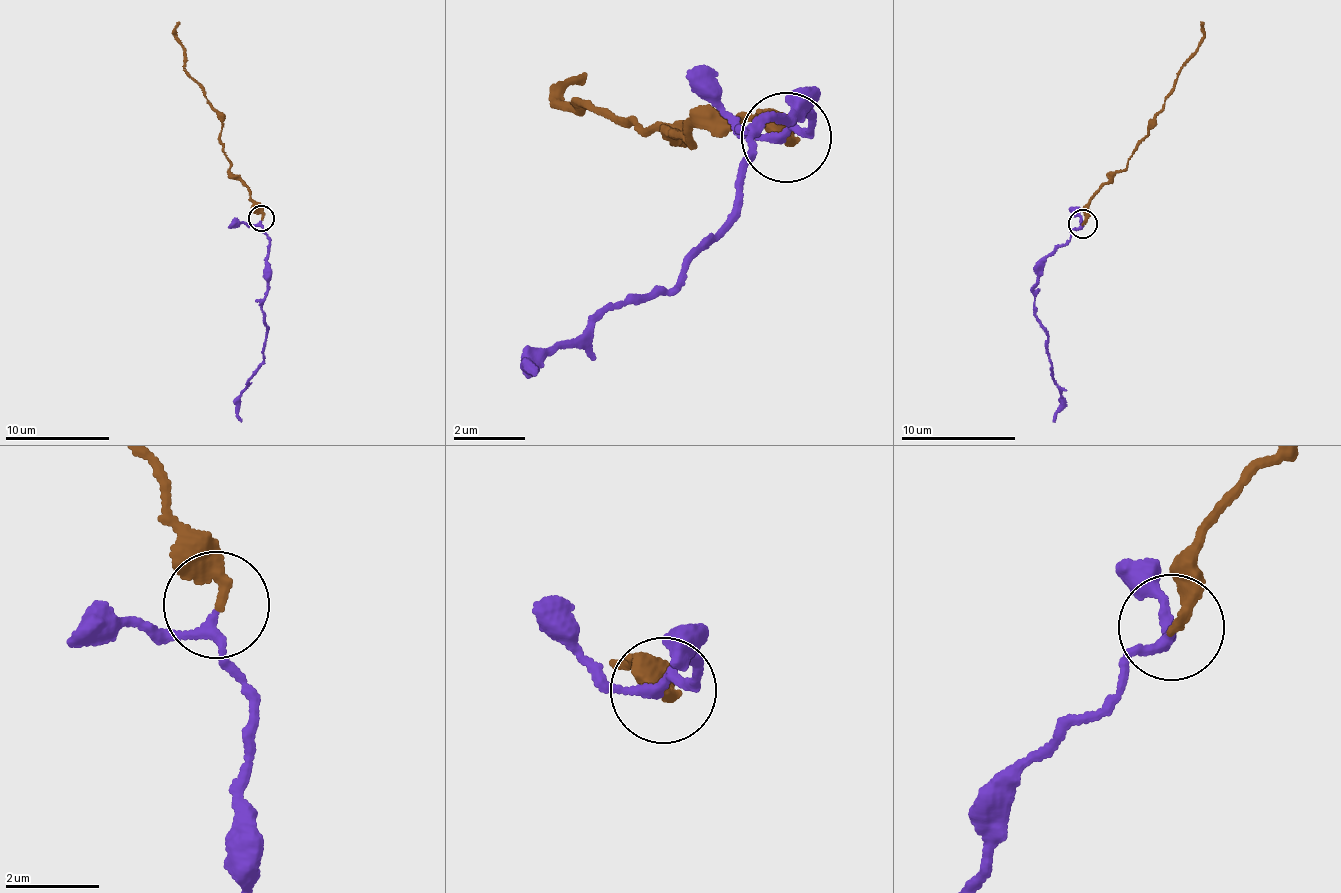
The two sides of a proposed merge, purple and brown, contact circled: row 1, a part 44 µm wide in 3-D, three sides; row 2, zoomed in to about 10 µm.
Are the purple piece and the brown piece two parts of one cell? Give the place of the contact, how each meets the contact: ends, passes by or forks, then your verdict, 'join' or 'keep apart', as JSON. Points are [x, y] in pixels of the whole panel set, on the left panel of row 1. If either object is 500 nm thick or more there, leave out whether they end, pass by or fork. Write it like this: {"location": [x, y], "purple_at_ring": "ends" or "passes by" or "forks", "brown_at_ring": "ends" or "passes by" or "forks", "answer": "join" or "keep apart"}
{"location": [261, 218], "purple_at_ring": "passes by", "brown_at_ring": "ends", "answer": "join"}

